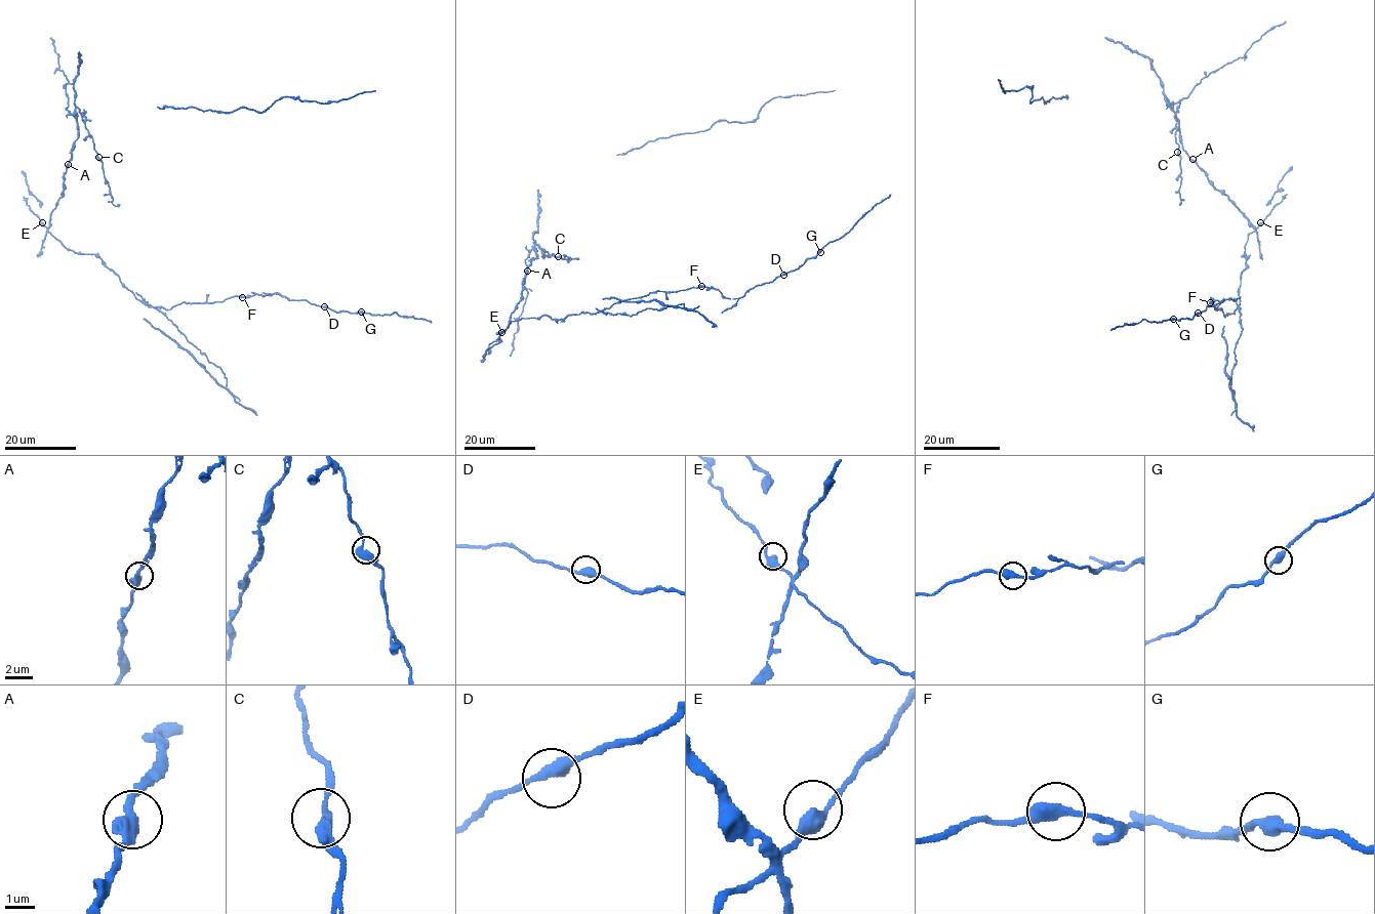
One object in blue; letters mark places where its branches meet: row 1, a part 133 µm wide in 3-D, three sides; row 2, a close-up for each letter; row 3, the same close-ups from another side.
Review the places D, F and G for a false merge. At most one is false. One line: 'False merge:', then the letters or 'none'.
False merge: F

